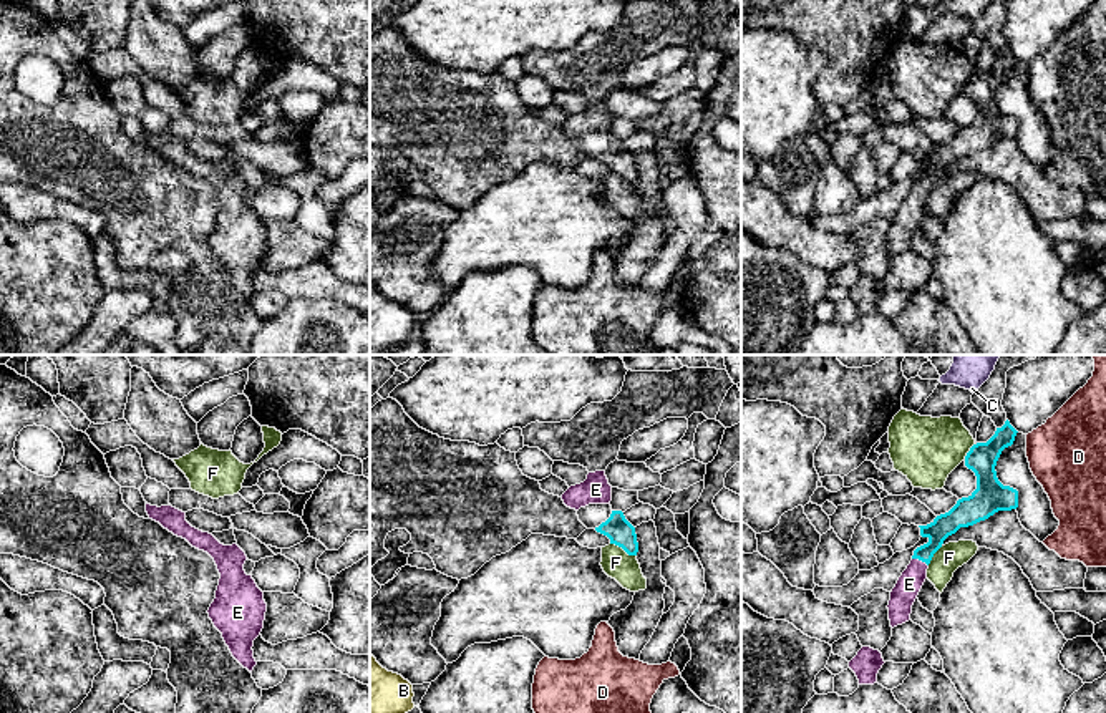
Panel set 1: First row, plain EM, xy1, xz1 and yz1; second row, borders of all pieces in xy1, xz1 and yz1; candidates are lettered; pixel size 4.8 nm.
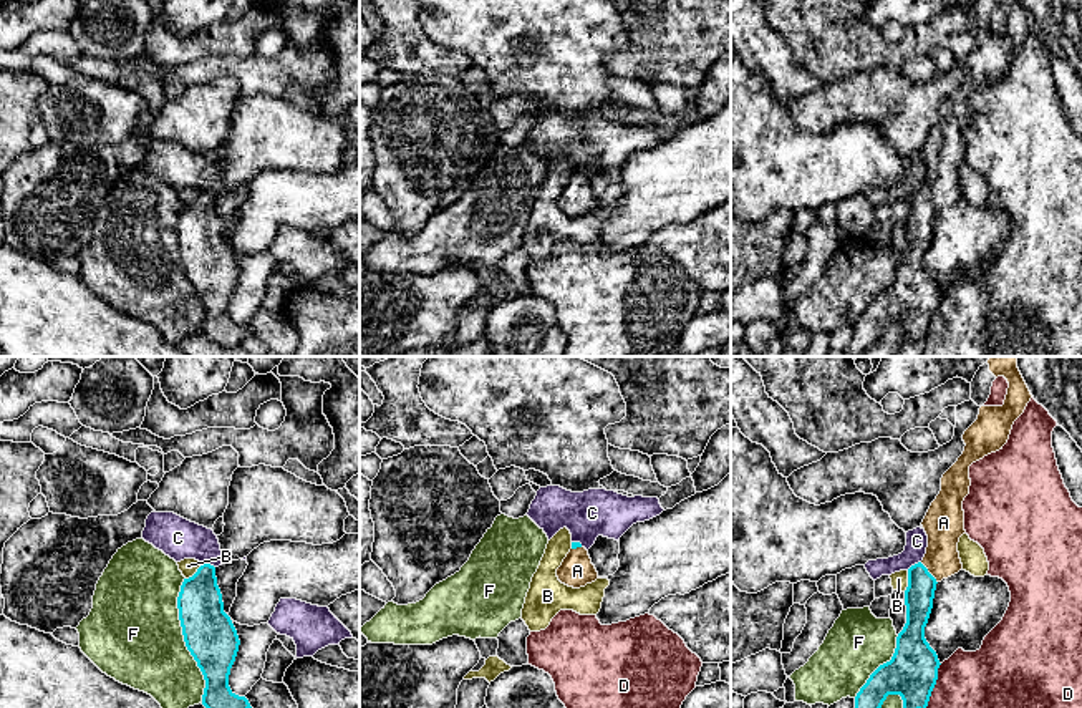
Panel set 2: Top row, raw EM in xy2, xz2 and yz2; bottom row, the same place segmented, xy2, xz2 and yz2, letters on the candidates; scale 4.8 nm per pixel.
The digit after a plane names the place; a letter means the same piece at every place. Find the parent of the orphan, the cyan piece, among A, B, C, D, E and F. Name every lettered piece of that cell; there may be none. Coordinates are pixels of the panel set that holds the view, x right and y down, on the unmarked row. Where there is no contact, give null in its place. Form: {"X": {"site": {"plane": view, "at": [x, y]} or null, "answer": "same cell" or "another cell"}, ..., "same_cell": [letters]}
{"A": {"site": {"plane": "yz2", "at": [928, 201]}, "answer": "same cell"}, "B": {"site": {"plane": "yz2", "at": [908, 209]}, "answer": "another cell"}, "C": {"site": {"plane": "xy2", "at": [207, 193]}, "answer": "another cell"}, "D": {"site": {"plane": "yz2", "at": [933, 315]}, "answer": "another cell"}, "E": {"site": {"plane": "yz1", "at": [921, 188]}, "answer": "same cell"}, "F": {"site": {"plane": "xy2", "at": [184, 269]}, "answer": "another cell"}, "same_cell": ["A", "E"]}

